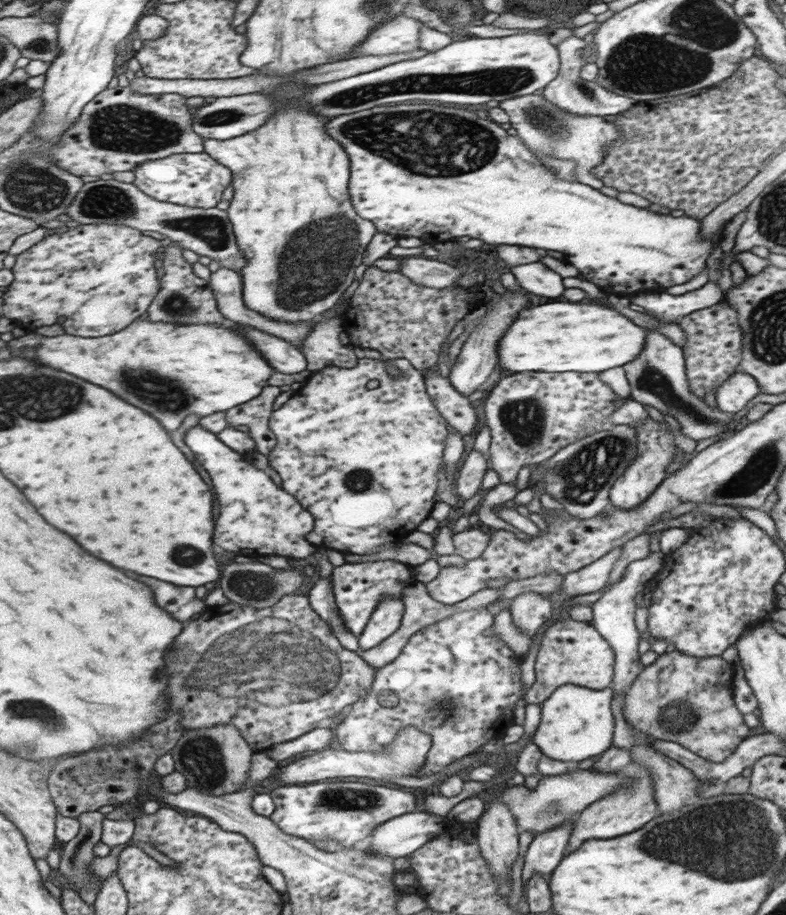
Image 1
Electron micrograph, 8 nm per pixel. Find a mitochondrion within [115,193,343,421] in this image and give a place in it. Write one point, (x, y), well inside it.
(212, 231)

